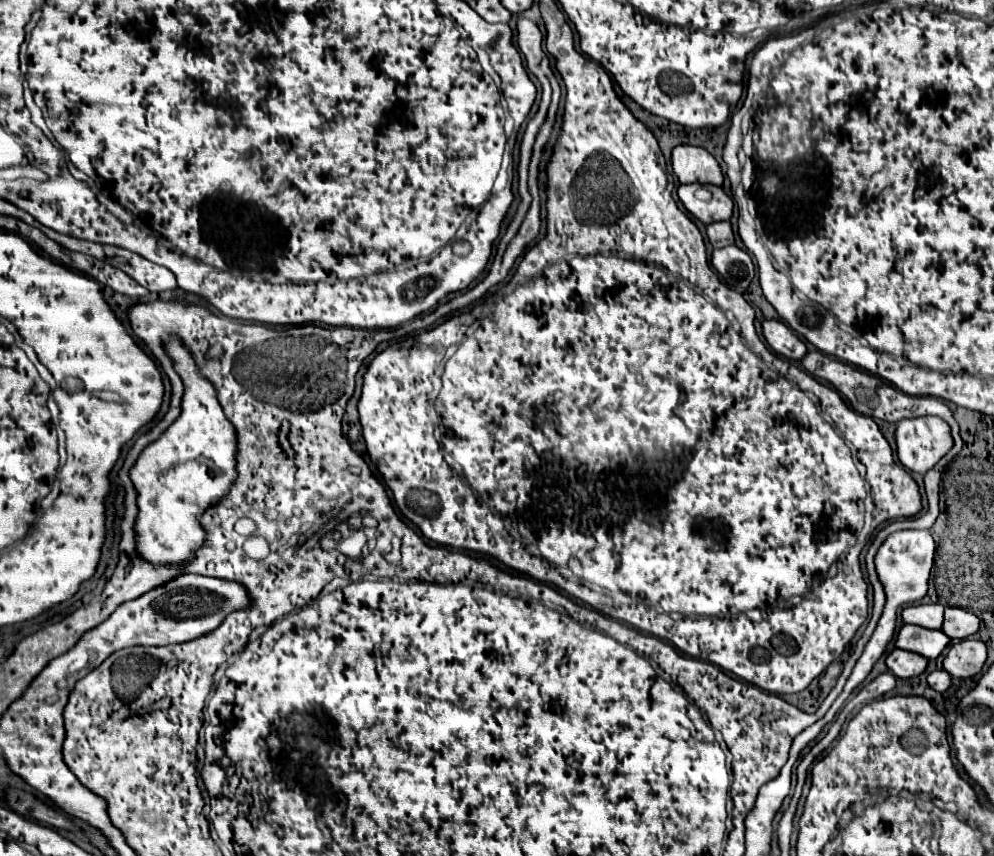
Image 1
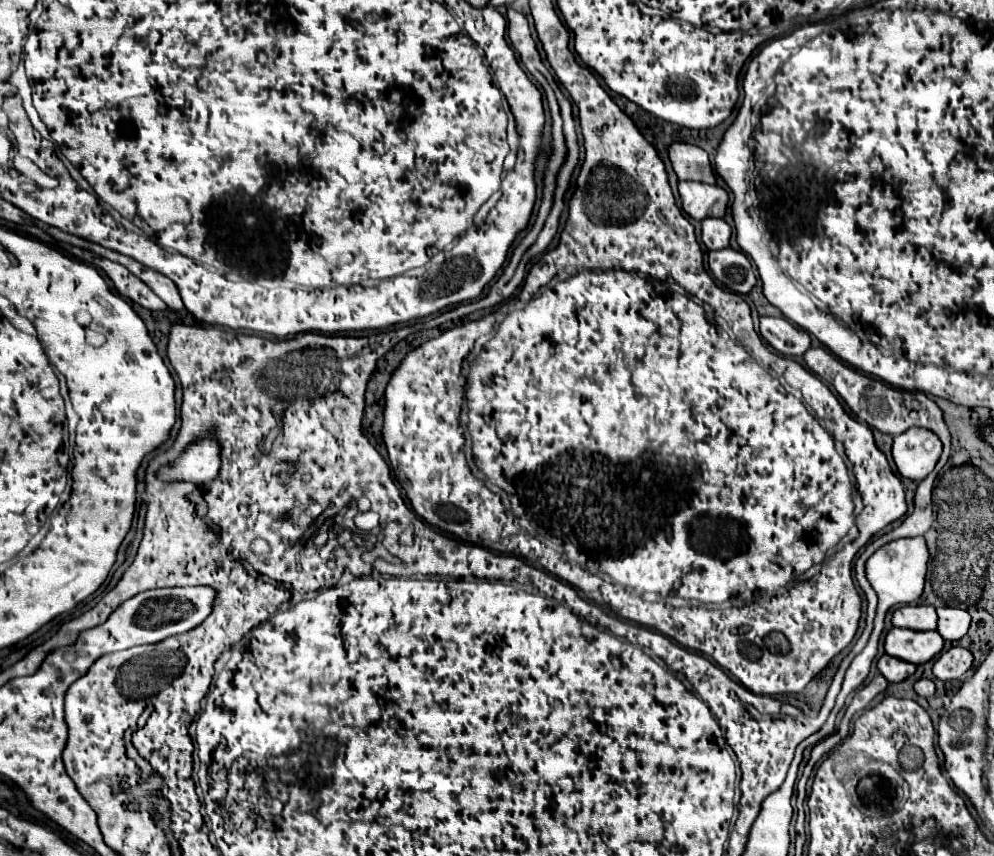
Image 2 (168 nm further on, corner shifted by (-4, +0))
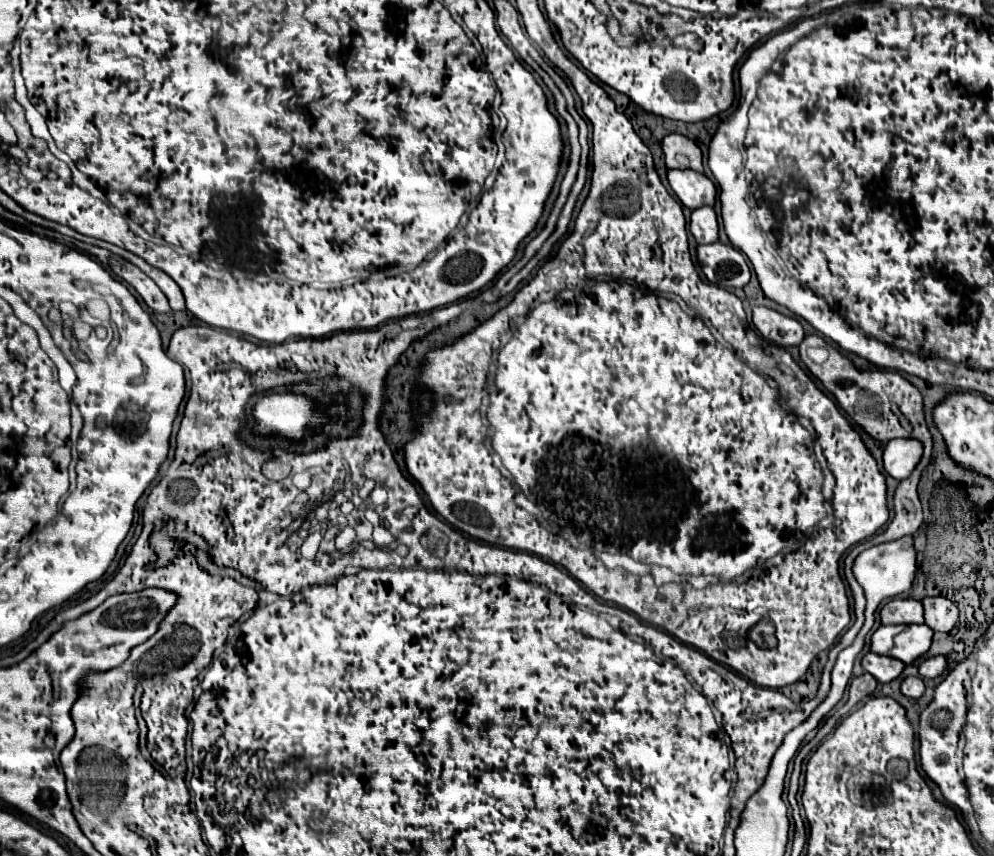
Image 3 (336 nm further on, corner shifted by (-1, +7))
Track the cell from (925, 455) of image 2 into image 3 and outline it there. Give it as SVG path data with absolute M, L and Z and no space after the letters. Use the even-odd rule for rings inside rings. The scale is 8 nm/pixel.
M894 440L884 448L884 470L894 480L904 480L910 476L914 466L920 462L922 444L918 440Z

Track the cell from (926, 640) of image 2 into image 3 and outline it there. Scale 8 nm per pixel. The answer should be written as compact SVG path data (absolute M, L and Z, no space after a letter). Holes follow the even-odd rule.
M900 624L900 626L880 626L872 634L870 650L880 656L890 656L912 664L916 658L928 652L932 644L932 630L926 624Z

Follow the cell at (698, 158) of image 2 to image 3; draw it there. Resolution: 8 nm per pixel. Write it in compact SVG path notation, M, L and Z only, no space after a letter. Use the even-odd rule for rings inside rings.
M668 134L662 140L662 152L668 168L690 168L702 172L702 152L694 140L682 134Z

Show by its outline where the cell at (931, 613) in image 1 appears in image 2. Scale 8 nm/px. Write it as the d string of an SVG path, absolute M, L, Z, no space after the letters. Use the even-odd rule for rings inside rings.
M905 605L893 613L895 627L907 627L913 631L931 631L937 629L939 615L931 605Z

